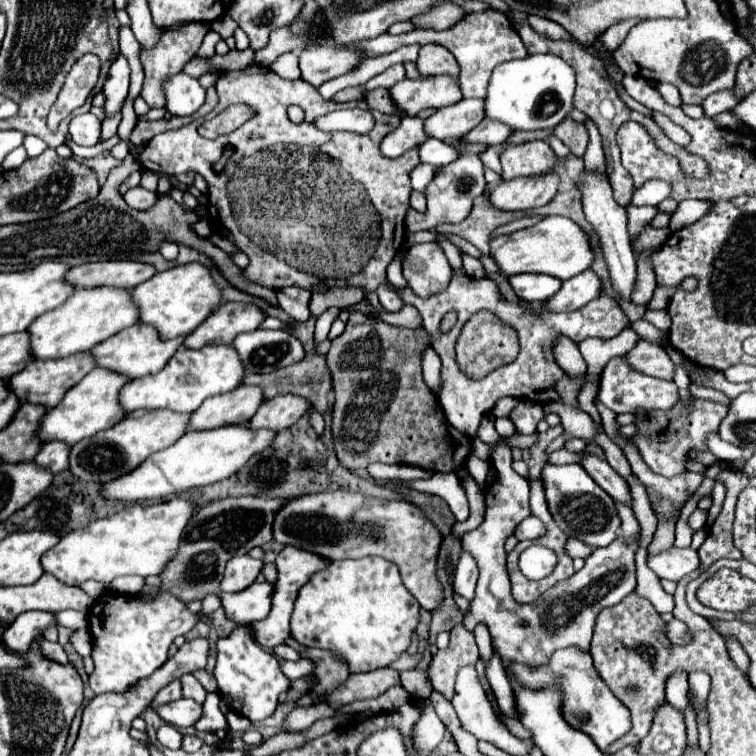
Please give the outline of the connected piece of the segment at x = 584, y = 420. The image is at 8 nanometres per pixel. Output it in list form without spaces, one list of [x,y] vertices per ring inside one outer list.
[[[543,403],[543,409],[545,413],[557,413],[563,421],[563,435],[557,437],[553,443],[550,443],[547,447],[545,454],[548,457],[555,449],[561,449],[561,445],[565,443],[565,439],[569,435],[575,435],[575,437],[583,437],[587,443],[595,443],[593,441],[593,435],[595,435],[595,425],[591,421],[591,417],[579,409],[579,407],[565,407],[565,403]]]

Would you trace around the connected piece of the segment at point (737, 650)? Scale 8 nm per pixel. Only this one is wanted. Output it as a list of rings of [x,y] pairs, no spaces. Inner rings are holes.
[[[725,639],[725,641],[727,641],[729,653],[731,653],[731,657],[733,657],[735,665],[743,671],[743,675],[747,675],[747,663],[749,663],[749,659],[747,659],[745,651],[739,647],[739,643],[737,643],[737,641],[733,641],[733,639]]]

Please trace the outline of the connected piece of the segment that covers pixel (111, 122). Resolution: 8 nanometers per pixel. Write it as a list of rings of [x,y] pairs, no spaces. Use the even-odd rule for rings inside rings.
[[[113,113],[113,115],[107,115],[105,119],[103,119],[103,137],[101,139],[109,139],[109,137],[113,137],[115,133],[117,133],[117,125],[121,123],[121,113]]]

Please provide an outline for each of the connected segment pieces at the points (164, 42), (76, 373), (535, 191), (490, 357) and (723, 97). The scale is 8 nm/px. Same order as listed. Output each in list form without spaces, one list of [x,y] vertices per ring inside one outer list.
[[[187,23],[177,31],[167,31],[153,49],[141,51],[141,63],[145,69],[145,83],[141,89],[141,97],[149,103],[149,107],[165,105],[165,93],[161,91],[161,83],[165,83],[165,79],[169,79],[169,75],[177,75],[183,69],[183,65],[189,59],[193,59],[193,55],[201,47],[201,41],[207,35],[207,31],[209,31],[209,25],[205,25],[205,23]]]
[[[77,353],[77,355],[71,355],[67,359],[53,359],[53,361],[33,359],[23,371],[13,375],[7,385],[17,395],[17,399],[21,403],[29,401],[33,405],[43,405],[43,407],[51,409],[51,407],[55,407],[63,399],[67,389],[73,387],[73,383],[79,383],[93,367],[95,367],[93,359],[87,353]]]
[[[559,173],[539,177],[517,177],[503,181],[491,191],[489,205],[499,211],[527,211],[547,205],[557,193]]]
[[[479,311],[463,327],[461,347],[457,347],[457,365],[469,379],[483,379],[493,369],[511,363],[517,353],[519,353],[517,333],[509,325],[501,323],[495,315],[489,315],[489,311]]]
[[[733,89],[721,91],[721,93],[713,93],[713,95],[709,95],[709,97],[705,99],[705,103],[703,103],[705,117],[715,117],[715,115],[719,115],[719,113],[723,113],[723,111],[729,111],[729,109],[733,109],[737,103],[739,103],[739,99],[737,99],[737,95],[735,95]]]

